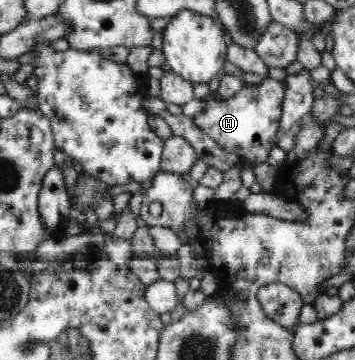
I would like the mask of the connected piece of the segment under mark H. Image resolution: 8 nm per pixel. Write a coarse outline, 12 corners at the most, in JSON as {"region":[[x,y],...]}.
{"region":[[280,80],[200,101],[194,125],[254,166],[277,136]]}

